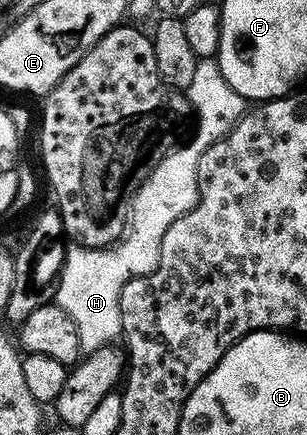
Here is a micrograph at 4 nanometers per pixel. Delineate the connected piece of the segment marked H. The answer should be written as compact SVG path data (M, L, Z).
M199 59L196 65L196 77L192 77L192 85L188 89L188 103L194 111L198 114L198 132L191 137L190 143L186 143L175 146L171 149L165 157L156 165L156 169L152 172L148 178L144 181L144 185L140 185L140 189L136 193L134 198L134 204L130 210L130 222L127 226L125 235L114 244L113 247L79 247L77 245L70 246L71 248L66 253L66 260L62 263L62 276L59 277L58 283L56 279L56 302L60 309L64 309L64 313L68 313L68 317L72 317L72 321L76 321L76 329L80 333L80 345L82 346L83 352L89 353L100 349L101 347L111 346L122 334L122 318L120 317L120 293L124 289L124 285L129 279L135 279L137 275L147 275L152 273L156 269L158 264L158 258L160 257L160 245L162 244L162 238L164 233L168 233L168 225L172 225L172 221L176 221L186 211L190 211L196 205L198 200L198 166L200 165L200 157L206 152L207 148L211 147L212 144L225 137L227 133L232 130L238 123L238 118L246 114L248 110L248 101L240 93L236 93L232 89L232 85L228 85L228 81L224 81L224 77L220 73L217 62L214 59Z

